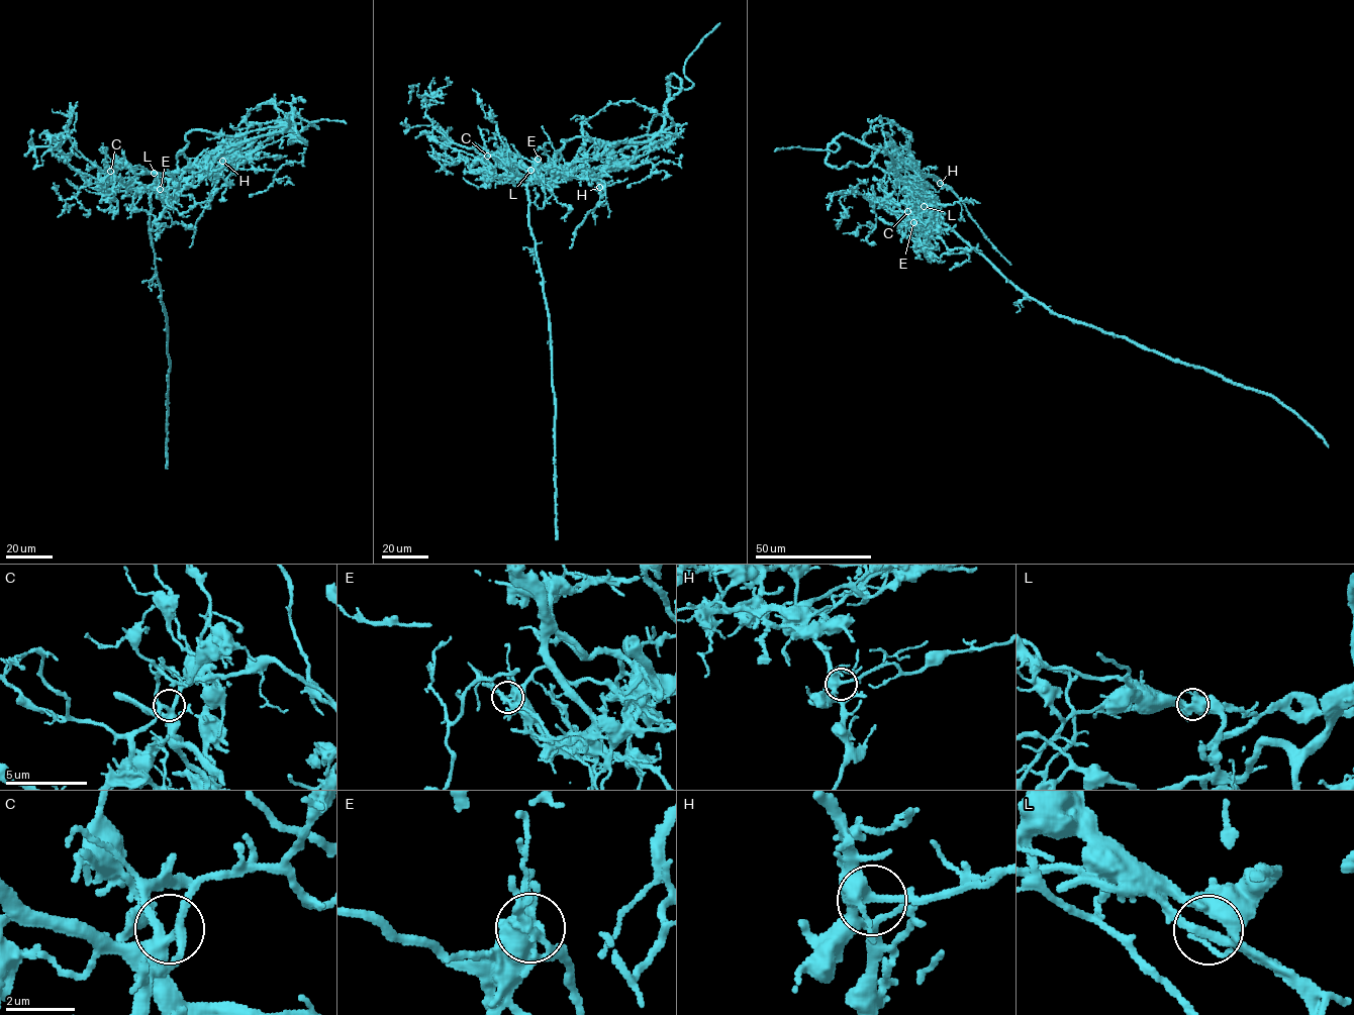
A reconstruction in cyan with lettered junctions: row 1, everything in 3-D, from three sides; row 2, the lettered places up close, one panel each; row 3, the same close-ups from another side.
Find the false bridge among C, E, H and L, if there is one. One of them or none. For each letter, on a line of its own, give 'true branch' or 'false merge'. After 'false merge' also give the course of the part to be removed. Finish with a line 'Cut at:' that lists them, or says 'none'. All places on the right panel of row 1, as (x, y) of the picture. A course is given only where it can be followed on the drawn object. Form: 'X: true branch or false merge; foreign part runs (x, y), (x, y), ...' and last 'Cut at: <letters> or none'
C: true branch
E: false merge; foreign part runs (913, 222), (927, 231), (931, 224), (924, 193), (894, 169), (889, 155), (841, 134), (836, 151), (774, 151)
H: true branch
L: true branch
Cut at: E

